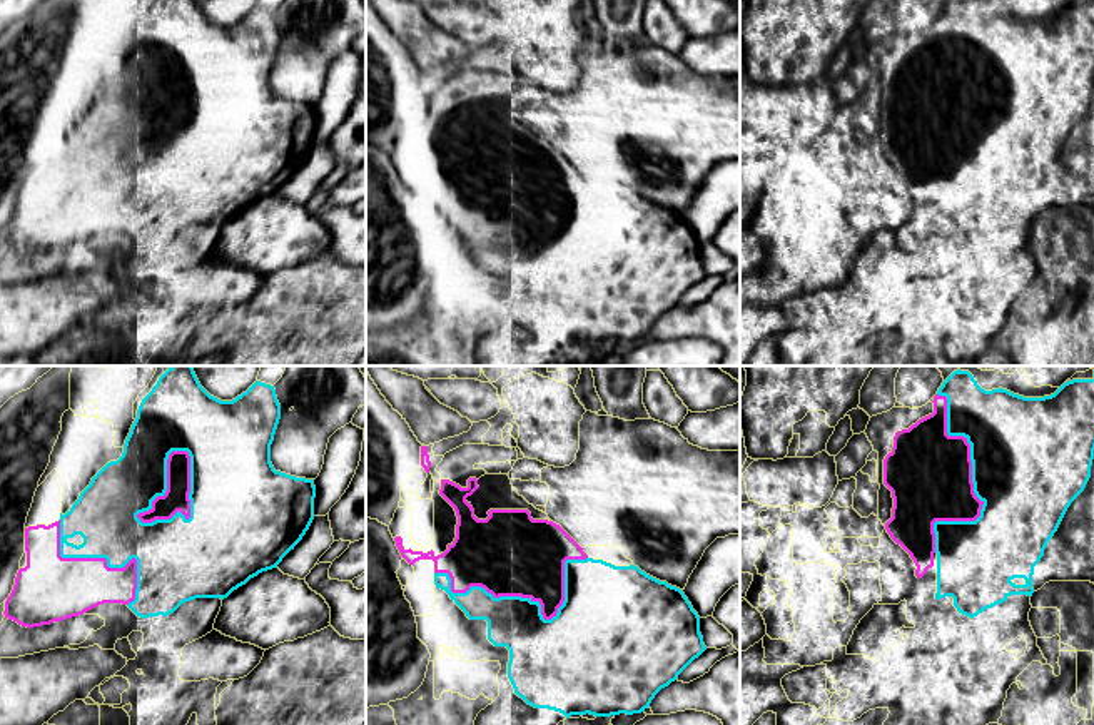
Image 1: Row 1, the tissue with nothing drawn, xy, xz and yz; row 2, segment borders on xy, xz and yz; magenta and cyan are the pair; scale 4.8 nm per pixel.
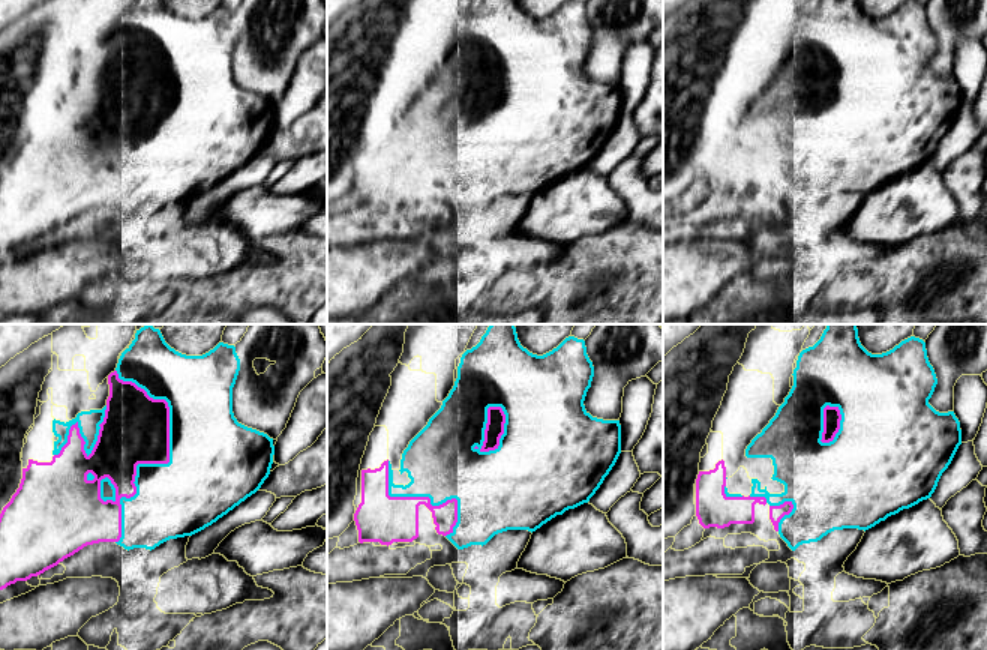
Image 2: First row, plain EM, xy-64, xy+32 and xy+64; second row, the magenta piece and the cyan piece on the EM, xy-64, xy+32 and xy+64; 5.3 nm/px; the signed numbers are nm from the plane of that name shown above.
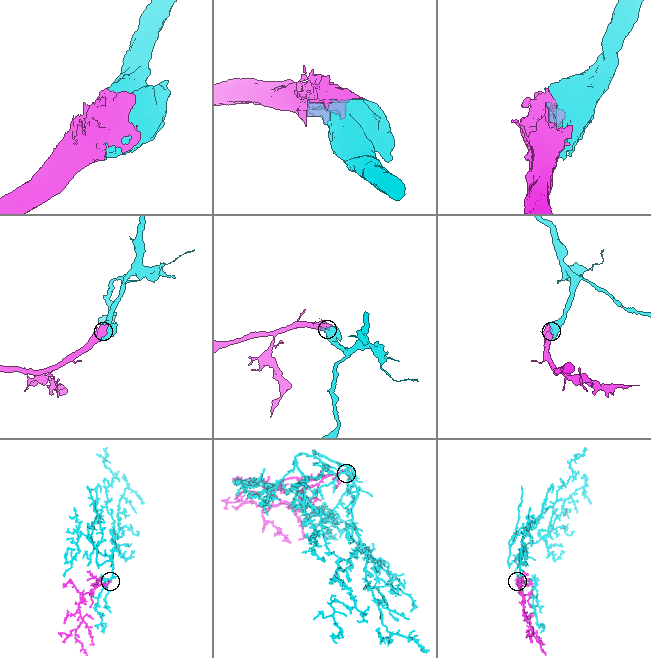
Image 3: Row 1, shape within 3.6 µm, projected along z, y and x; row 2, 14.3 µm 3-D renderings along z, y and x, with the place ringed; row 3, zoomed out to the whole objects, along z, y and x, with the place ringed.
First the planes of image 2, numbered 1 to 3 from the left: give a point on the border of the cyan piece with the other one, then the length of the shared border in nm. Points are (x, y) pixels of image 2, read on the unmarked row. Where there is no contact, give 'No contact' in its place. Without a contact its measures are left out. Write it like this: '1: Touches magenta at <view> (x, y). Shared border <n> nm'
1: Touches magenta at xy-64 (167, 126). Shared border 950 nm
2: Touches magenta at xy+32 (425, 161). Shared border 500 nm
3: Touches magenta at xy+64 (839, 92). Shared border 220 nm

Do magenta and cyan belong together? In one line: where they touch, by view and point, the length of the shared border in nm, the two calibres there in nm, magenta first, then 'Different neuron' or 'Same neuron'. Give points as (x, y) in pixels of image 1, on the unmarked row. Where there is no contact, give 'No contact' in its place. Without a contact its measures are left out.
Touches magenta at xz (531, 226). Shared border 750 nm. Thickness 400 nm (magenta) against 300 nm. Same neuron

